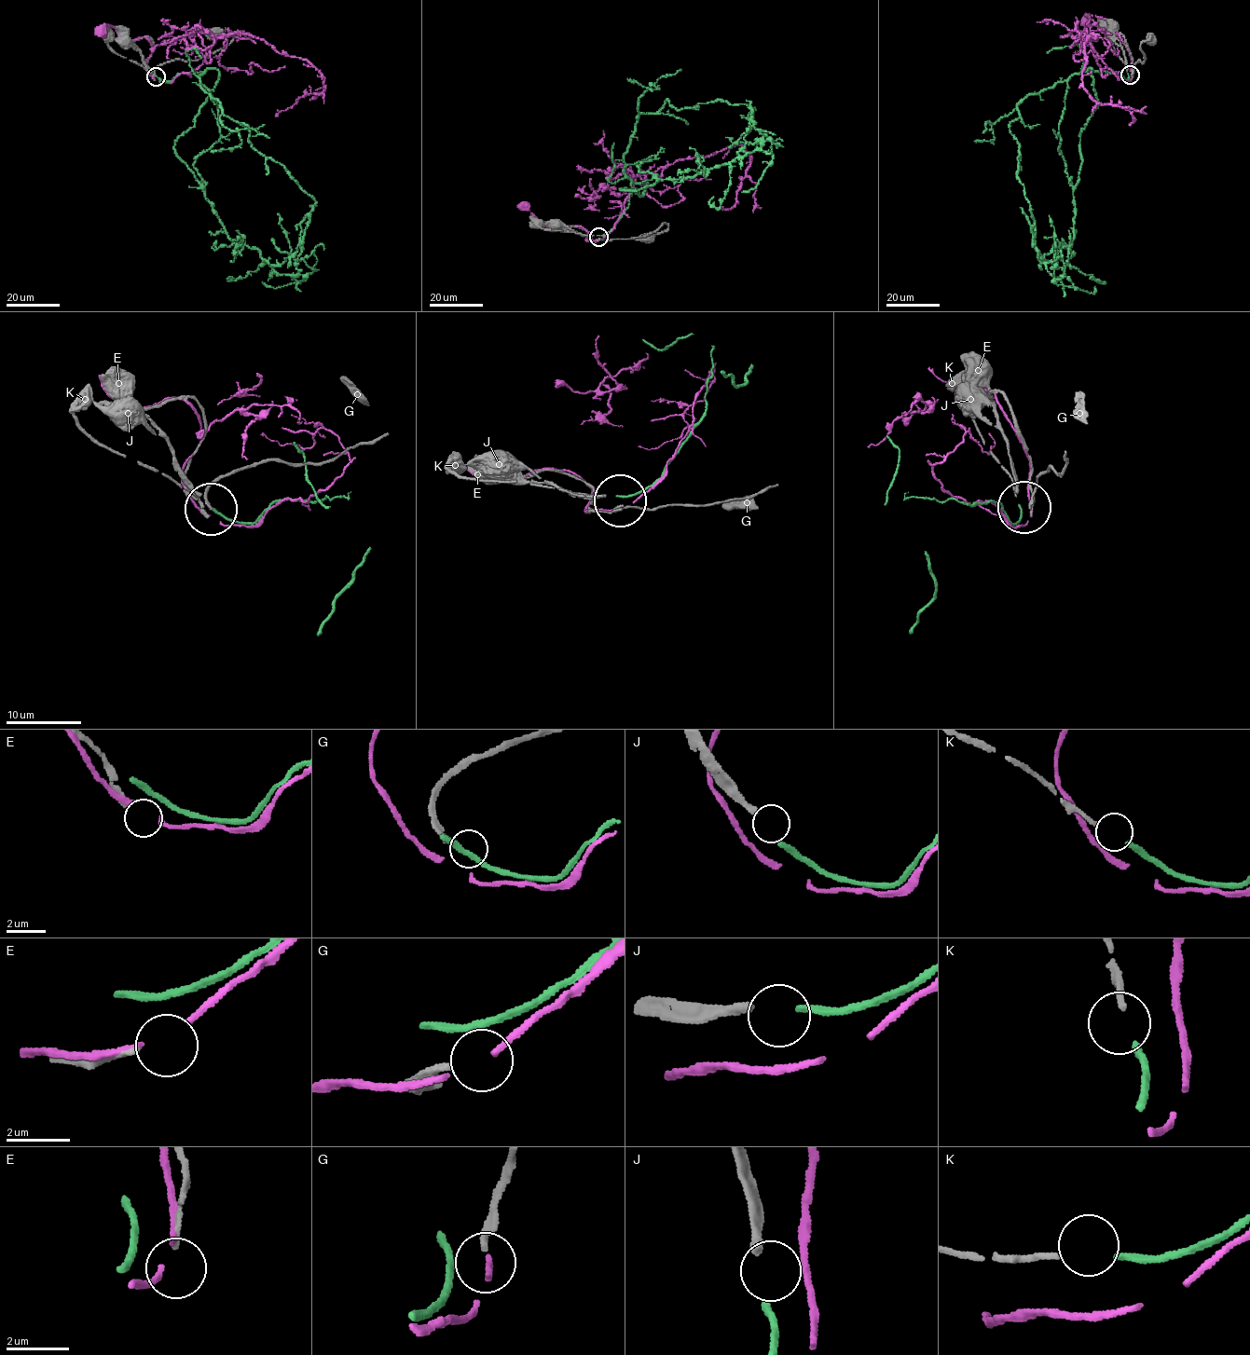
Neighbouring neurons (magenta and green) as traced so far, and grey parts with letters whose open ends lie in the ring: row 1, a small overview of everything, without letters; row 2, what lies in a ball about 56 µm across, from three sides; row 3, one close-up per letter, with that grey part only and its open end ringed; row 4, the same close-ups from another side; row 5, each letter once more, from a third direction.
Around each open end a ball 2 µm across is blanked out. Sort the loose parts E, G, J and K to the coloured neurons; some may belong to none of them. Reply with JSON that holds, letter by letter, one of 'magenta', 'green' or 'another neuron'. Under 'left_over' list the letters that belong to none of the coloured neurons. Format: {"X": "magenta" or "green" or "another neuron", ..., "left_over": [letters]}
{"E": "another neuron", "G": "another neuron", "J": "another neuron", "K": "green", "left_over": ["E", "G", "J"]}

